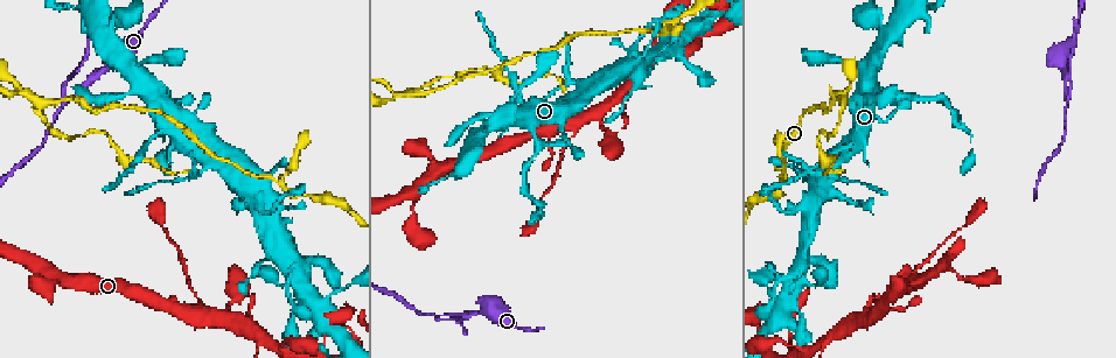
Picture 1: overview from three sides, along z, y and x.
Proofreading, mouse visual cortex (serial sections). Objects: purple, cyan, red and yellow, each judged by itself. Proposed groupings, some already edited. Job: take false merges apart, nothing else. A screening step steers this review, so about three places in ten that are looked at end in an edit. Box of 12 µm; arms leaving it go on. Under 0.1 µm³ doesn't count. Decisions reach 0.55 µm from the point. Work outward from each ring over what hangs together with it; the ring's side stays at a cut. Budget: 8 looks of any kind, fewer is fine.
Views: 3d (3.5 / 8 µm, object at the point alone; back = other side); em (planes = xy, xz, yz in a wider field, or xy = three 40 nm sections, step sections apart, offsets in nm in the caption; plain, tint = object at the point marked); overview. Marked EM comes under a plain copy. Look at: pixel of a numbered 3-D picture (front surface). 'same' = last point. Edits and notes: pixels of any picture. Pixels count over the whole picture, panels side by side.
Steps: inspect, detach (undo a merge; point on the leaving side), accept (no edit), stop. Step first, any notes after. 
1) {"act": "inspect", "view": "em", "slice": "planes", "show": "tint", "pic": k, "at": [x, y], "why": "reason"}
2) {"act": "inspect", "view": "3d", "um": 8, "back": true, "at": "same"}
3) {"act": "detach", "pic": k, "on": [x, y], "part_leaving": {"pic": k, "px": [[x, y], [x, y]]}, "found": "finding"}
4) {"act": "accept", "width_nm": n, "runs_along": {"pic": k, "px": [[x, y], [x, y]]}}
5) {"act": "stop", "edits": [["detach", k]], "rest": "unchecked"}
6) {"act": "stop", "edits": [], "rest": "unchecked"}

{"act": "inspect", "view": "3d", "um": 3.5, "pic": 1, "at": [442, 315], "why": "side arm on a straight run"}

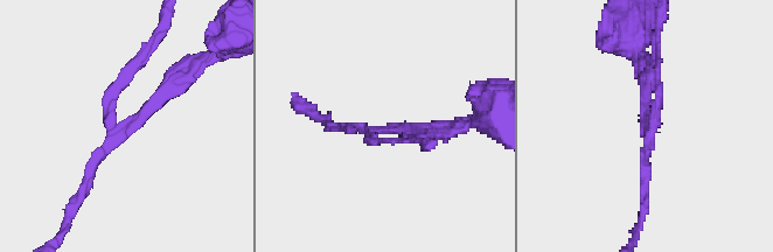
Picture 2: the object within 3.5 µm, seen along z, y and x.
{"act": "inspect", "view": "em", "slice": "xy", "step": 2, "show": "tint", "pic": 2, "at": [123, 132], "arms": 3, "arm_widths_nm": [150, 150, 200], "why": "now the EM"}

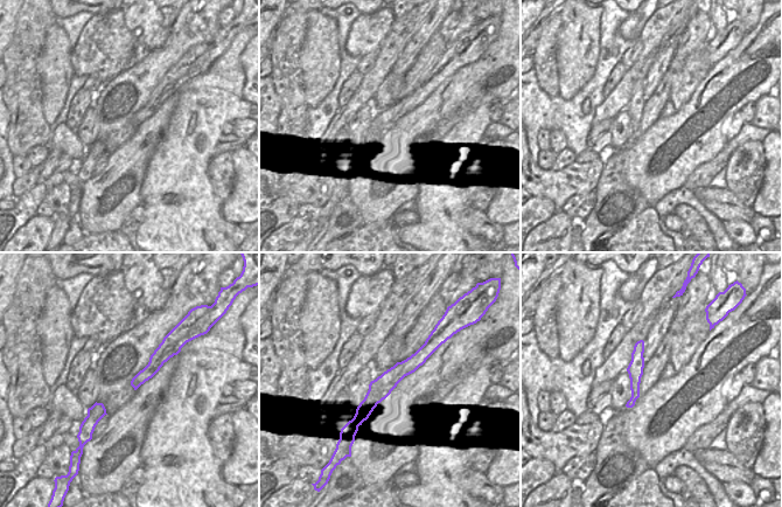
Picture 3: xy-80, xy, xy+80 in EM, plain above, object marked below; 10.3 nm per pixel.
{"act": "detach", "pic": 2, "on": [125, 78], "part_leaving": {"pic": 2, "px": [[111, 118], [111, 93], [158, 29]]}, "found": "a second cell is stuck on"}

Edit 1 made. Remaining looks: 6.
{"act": "inspect", "view": "overview", "why": "see it whole again"}

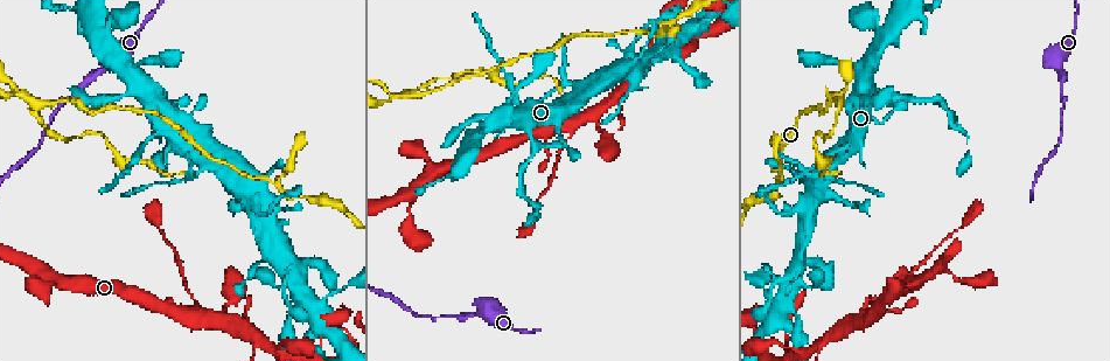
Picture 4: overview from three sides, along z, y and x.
{"act": "inspect", "view": "3d", "um": 3.5, "pic": 4, "at": [192, 313], "why": "arms part here"}

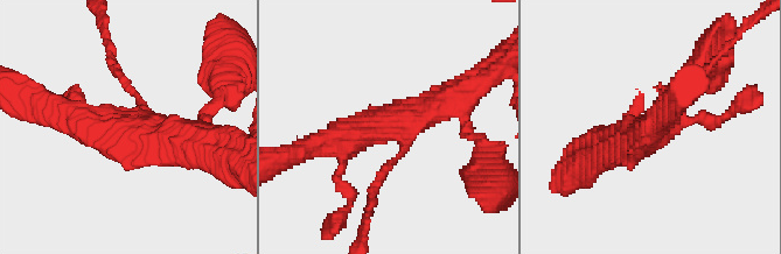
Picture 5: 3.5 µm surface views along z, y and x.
{"act": "inspect", "view": "em", "slice": "xy", "step": 2, "show": "tint", "pic": 5, "at": [389, 126], "arms": 3, "arm_widths_nm": [100, 350, 450], "why": "shape alone is not enough"}

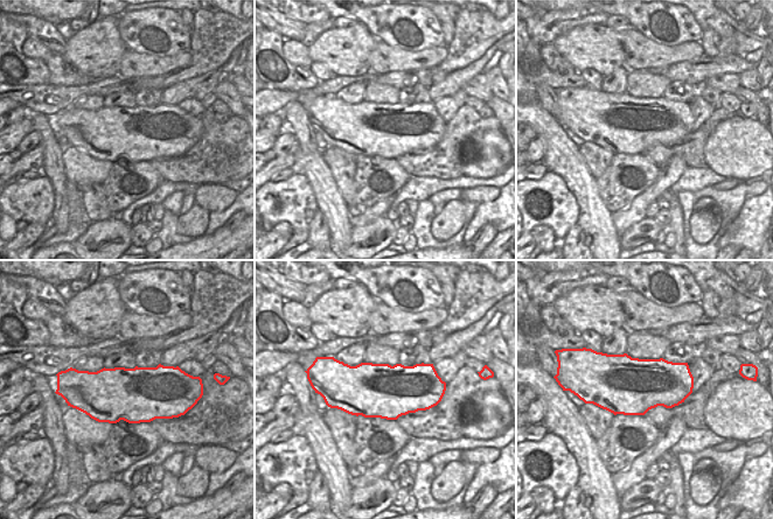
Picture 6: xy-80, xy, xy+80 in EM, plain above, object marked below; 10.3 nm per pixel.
{"act": "inspect", "view": "em", "slice": "planes", "show": "tint", "at": "same"}

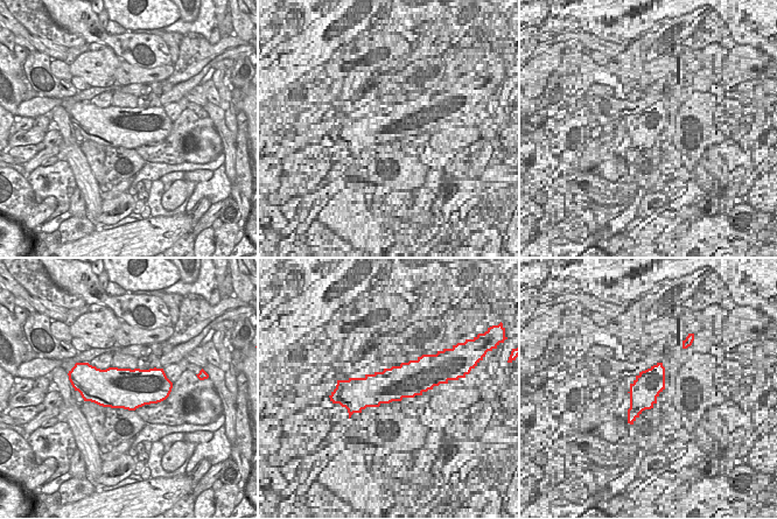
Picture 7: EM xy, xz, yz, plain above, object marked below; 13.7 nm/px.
{"act": "accept", "runs_along": {"pic": 5, "px": [[318, 143], [418, 117], [458, 96]]}, "found": "all the same cell"}

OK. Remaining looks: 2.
{"act": "inspect", "view": "3d", "um": 3.5, "pic": 4, "at": [830, 335]}

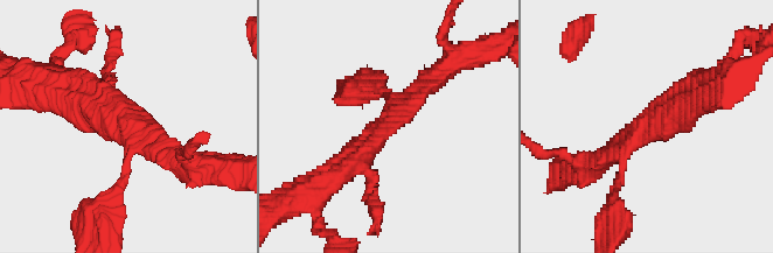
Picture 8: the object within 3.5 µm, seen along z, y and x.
{"act": "inspect", "view": "em", "slice": "planes", "show": "tint", "pic": 8, "at": [393, 115], "arms": 3, "arm_widths_nm": [100, 250, 350]}

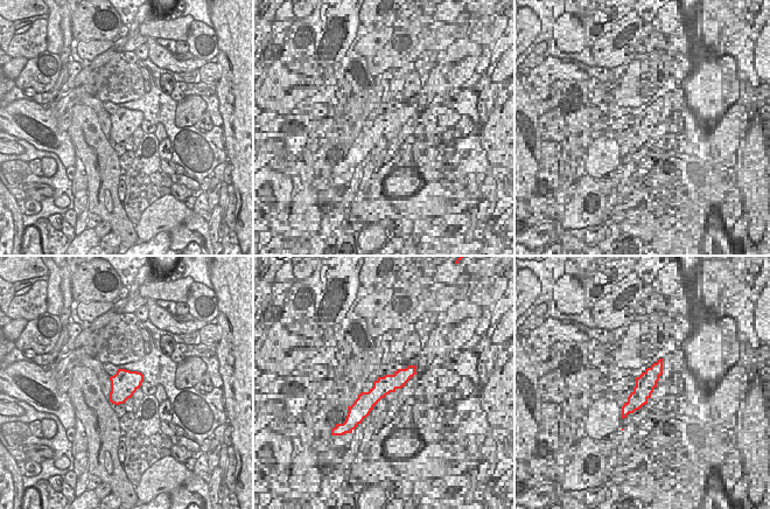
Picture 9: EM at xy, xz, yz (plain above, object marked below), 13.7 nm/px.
{"act": "accept", "runs_along": {"pic": 8, "px": [[338, 168], [445, 69]]}, "found": "continuous, no second cell"}

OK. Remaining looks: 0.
{"act": "stop", "edits": [["detach", 2]], "rest": "unchecked"}

